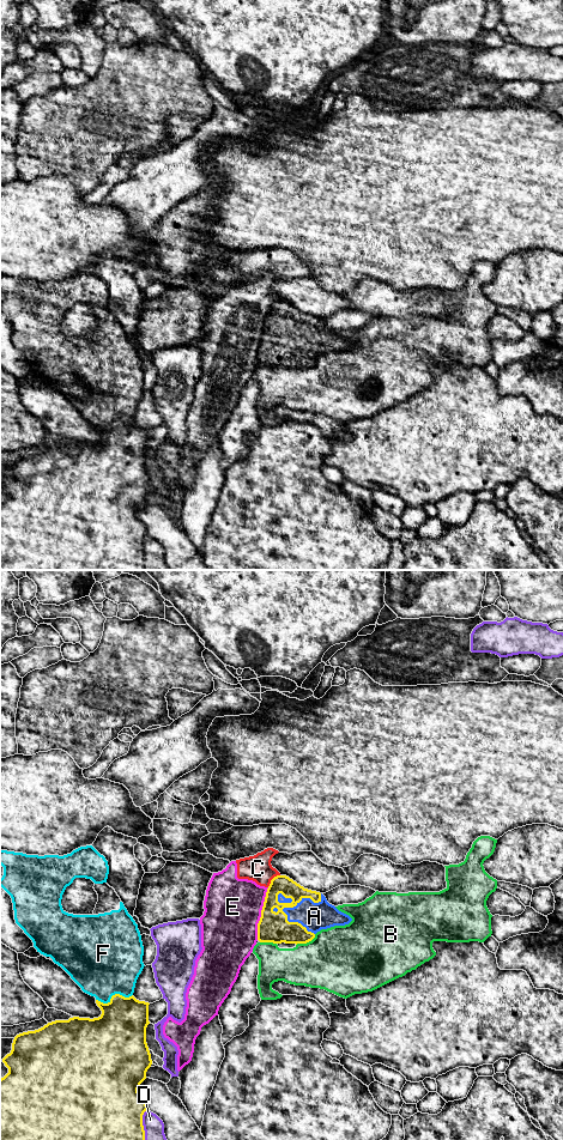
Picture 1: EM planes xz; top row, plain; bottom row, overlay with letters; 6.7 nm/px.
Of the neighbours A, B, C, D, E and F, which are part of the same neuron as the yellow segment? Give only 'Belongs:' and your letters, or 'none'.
Belongs: A

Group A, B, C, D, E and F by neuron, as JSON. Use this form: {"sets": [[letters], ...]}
{"sets": [["A"], ["B"], ["C", "E"], ["D"], ["F"]]}

